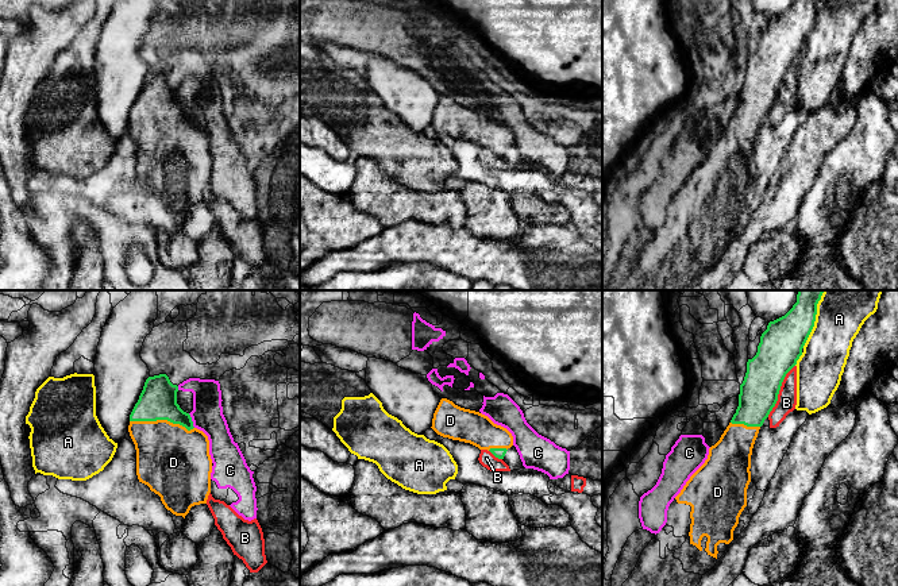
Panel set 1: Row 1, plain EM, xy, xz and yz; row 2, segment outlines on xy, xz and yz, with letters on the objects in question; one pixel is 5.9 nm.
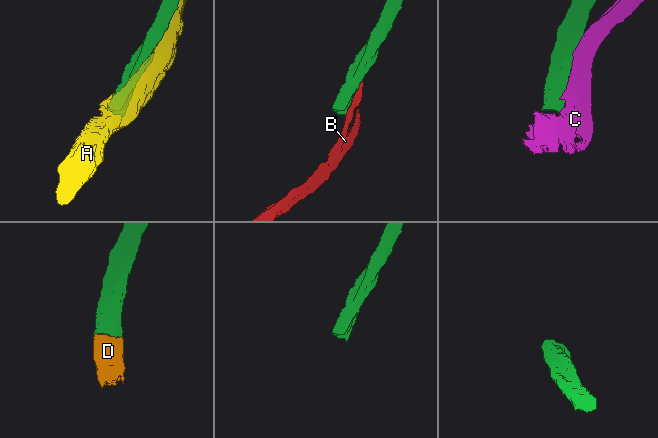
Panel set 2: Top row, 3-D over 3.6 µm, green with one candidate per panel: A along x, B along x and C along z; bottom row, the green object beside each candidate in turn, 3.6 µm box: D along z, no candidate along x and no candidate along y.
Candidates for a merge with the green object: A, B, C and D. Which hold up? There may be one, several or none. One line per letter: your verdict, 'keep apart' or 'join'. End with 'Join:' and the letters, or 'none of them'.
A: keep apart
B: keep apart
C: keep apart
D: join
Join: D

